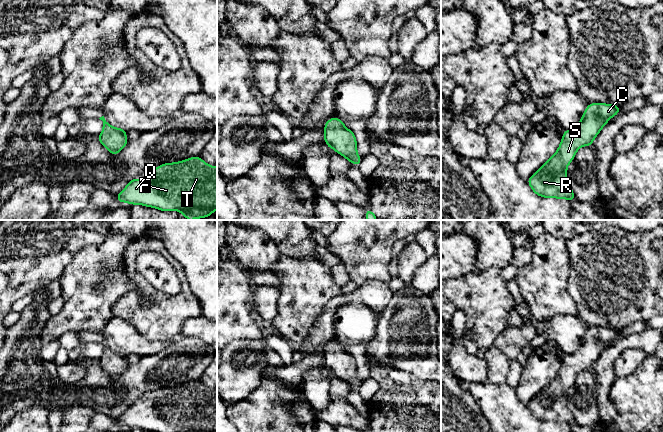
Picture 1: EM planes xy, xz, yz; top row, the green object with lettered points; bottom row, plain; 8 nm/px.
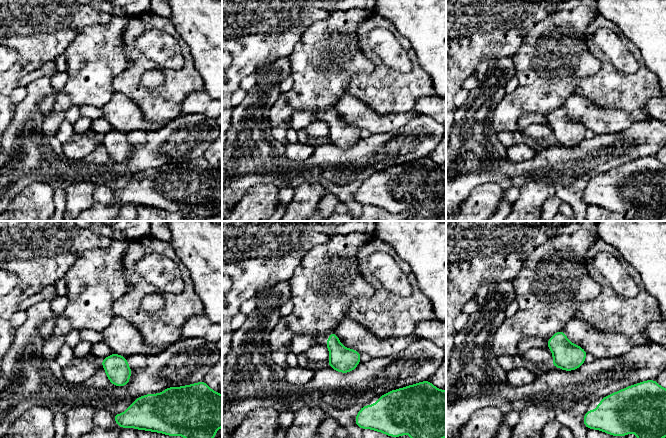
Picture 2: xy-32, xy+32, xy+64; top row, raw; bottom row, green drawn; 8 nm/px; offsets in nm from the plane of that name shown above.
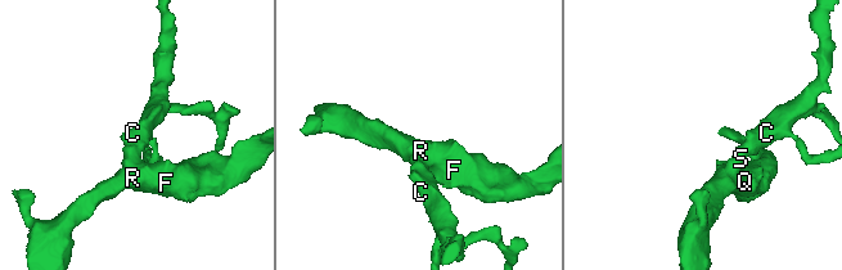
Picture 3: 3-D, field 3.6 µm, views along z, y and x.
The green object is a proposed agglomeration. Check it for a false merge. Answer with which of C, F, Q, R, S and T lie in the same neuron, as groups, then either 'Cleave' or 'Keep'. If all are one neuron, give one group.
Groups: C F Q R S T. Keep

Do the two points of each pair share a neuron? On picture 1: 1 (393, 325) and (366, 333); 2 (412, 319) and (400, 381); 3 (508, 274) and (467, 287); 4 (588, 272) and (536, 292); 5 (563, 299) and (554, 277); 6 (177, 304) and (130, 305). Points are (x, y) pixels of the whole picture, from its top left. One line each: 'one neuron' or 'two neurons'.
1: two neurons
2: two neurons
3: two neurons
4: two neurons
5: one neuron
6: one neuron

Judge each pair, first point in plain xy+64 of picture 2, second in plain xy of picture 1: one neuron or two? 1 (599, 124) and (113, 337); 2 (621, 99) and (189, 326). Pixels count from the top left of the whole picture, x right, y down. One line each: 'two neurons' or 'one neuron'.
1: one neuron
2: two neurons

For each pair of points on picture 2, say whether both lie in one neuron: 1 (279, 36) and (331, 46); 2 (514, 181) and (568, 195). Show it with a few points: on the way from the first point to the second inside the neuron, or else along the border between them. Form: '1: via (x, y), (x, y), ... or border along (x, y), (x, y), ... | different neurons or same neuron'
1: border along (313, 23), (304, 31), (287, 57) | different neurons
2: via (528, 173), (547, 173), (555, 181) | same neuron

